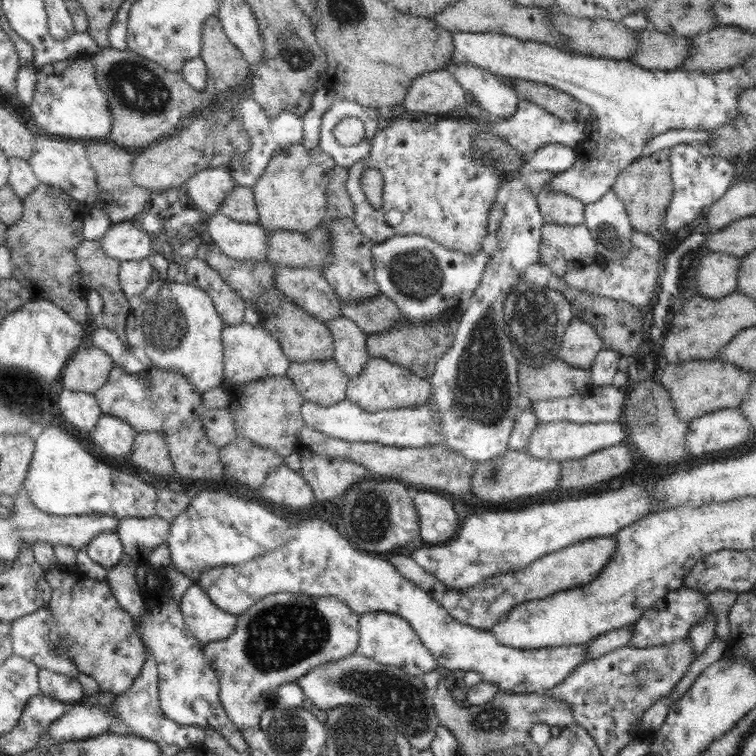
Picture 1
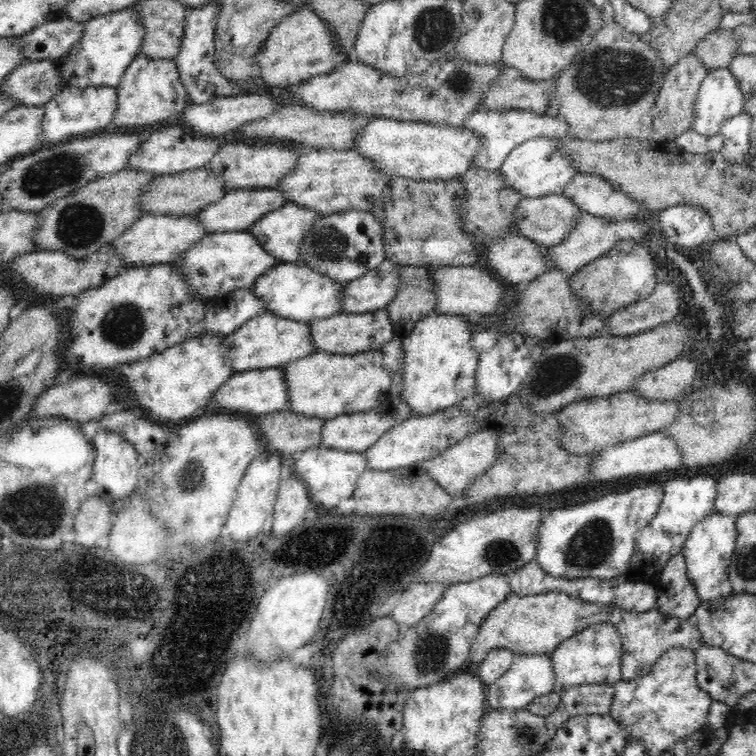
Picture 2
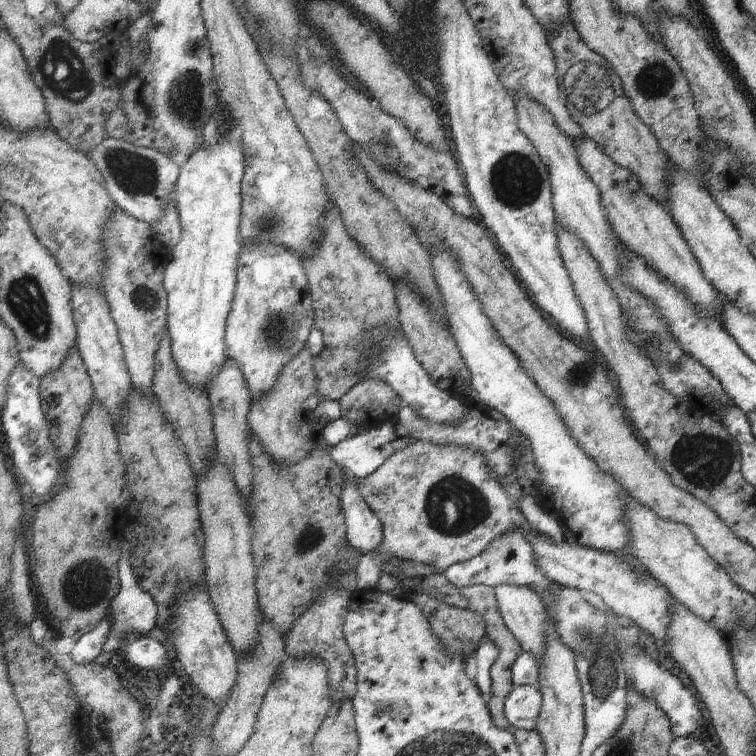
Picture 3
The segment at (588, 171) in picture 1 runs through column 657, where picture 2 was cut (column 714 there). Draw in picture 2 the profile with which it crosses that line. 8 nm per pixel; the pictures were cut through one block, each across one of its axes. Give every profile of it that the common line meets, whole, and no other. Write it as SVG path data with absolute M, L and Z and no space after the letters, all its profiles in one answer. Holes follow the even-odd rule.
M730 68L712 70L706 75L693 108L693 129L713 138L721 124L745 112L747 101Z

